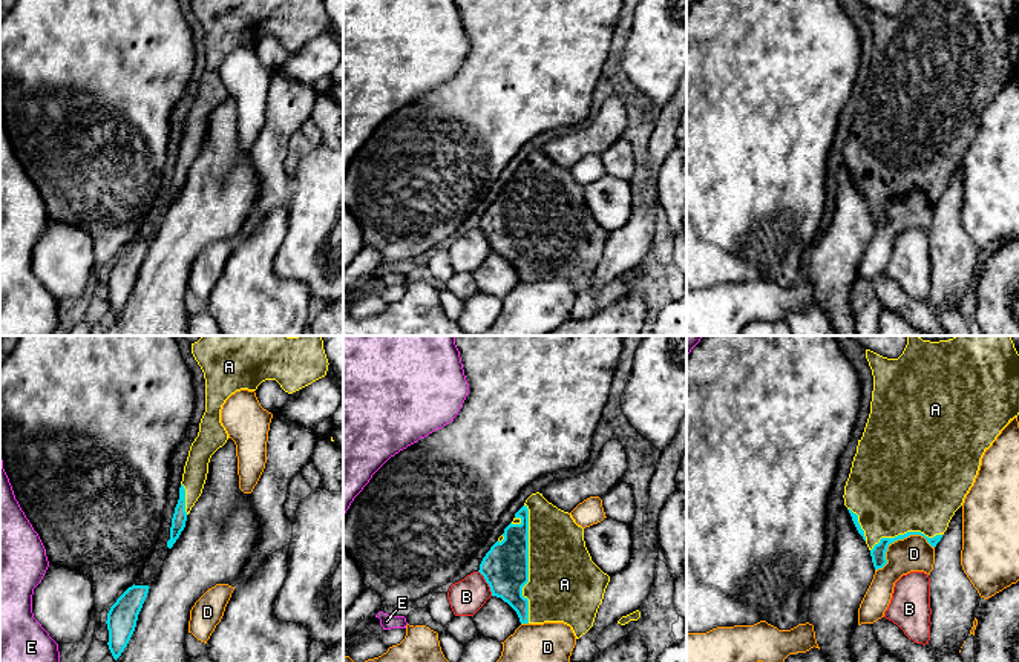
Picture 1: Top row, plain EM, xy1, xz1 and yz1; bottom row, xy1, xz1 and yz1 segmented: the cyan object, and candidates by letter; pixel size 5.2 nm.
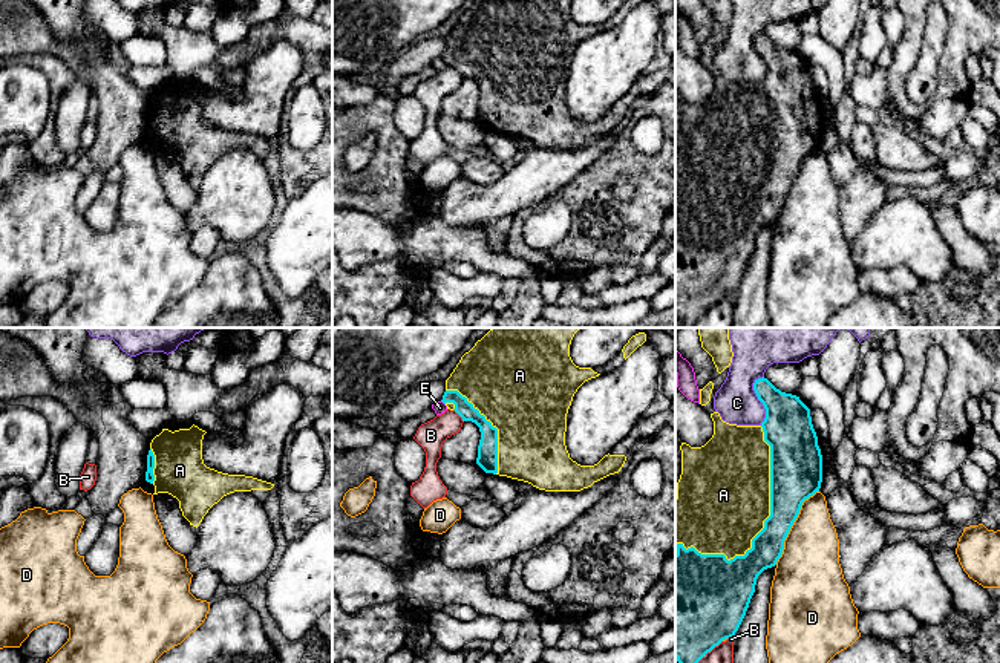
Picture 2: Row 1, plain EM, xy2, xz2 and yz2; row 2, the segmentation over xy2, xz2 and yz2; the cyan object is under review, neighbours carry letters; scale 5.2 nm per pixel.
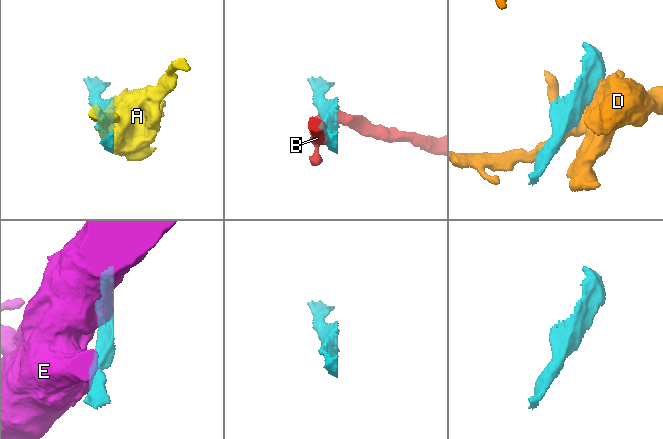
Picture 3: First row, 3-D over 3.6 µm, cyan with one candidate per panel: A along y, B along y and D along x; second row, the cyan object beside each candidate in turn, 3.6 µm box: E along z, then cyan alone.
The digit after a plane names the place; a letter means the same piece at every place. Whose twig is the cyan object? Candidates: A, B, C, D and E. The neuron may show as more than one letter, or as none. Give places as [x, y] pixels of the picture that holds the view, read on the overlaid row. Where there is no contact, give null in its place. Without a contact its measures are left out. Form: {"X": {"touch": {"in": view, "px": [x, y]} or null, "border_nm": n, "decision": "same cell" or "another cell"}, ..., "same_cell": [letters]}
{"A": {"touch": {"in": "yz2", "px": [763, 529]}, "border_nm": 800, "decision": "same cell"}, "B": {"touch": {"in": "xz1", "px": [486, 581]}, "border_nm": 150, "decision": "another cell"}, "C": {"touch": {"in": "yz2", "px": [758, 398]}, "border_nm": 260, "decision": "another cell"}, "D": {"touch": {"in": "yz2", "px": [792, 524]}, "border_nm": 460, "decision": "another cell"}, "E": {"touch": {"in": "xz2", "px": [443, 401]}, "border_nm": 40, "decision": "another cell"}, "same_cell": ["A"]}

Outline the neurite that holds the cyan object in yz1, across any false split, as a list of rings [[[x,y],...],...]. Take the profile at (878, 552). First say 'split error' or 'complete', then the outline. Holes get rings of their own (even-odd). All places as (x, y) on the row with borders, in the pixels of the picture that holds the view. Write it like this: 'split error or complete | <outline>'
split error | [[[907,336],[898,359],[870,349],[866,349],[866,359],[873,375],[870,414],[858,440],[843,498],[878,570],[887,564],[887,547],[898,539],[921,535],[932,547],[941,541],[975,483],[984,452],[1019,415],[1019,354],[1010,336],[955,336],[939,342]]]

